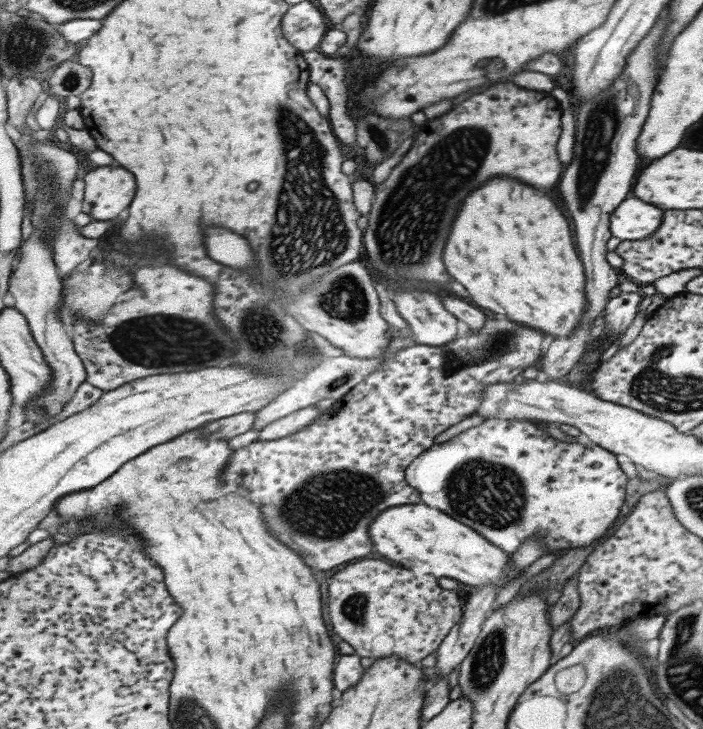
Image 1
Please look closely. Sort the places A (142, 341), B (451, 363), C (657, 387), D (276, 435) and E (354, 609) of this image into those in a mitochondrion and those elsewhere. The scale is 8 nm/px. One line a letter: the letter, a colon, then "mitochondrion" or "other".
A: mitochondrion
B: mitochondrion
C: mitochondrion
D: other
E: mitochondrion

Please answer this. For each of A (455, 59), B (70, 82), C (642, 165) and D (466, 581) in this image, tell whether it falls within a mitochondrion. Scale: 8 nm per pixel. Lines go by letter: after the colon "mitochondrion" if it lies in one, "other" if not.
A: other
B: mitochondrion
C: other
D: other

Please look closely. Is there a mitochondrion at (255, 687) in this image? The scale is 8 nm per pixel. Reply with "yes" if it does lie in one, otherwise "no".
no

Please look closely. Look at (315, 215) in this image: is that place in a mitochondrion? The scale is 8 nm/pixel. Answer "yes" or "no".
yes

